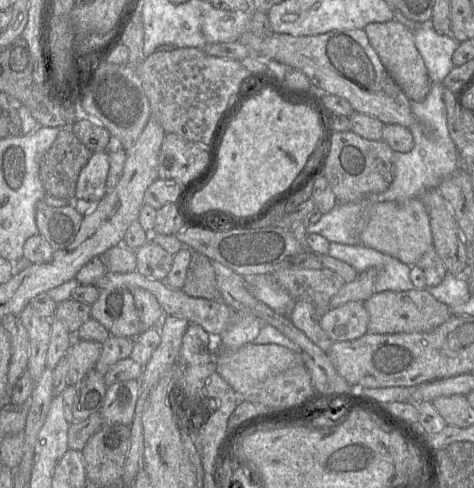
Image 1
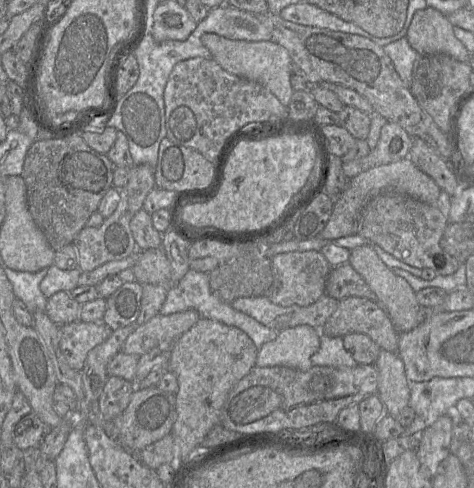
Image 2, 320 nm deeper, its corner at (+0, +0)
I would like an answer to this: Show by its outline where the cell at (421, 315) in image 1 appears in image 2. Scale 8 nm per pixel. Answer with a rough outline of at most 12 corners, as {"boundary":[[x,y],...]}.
{"boundary":[[347,297],[319,330],[365,334],[398,350],[399,332],[377,301]]}

